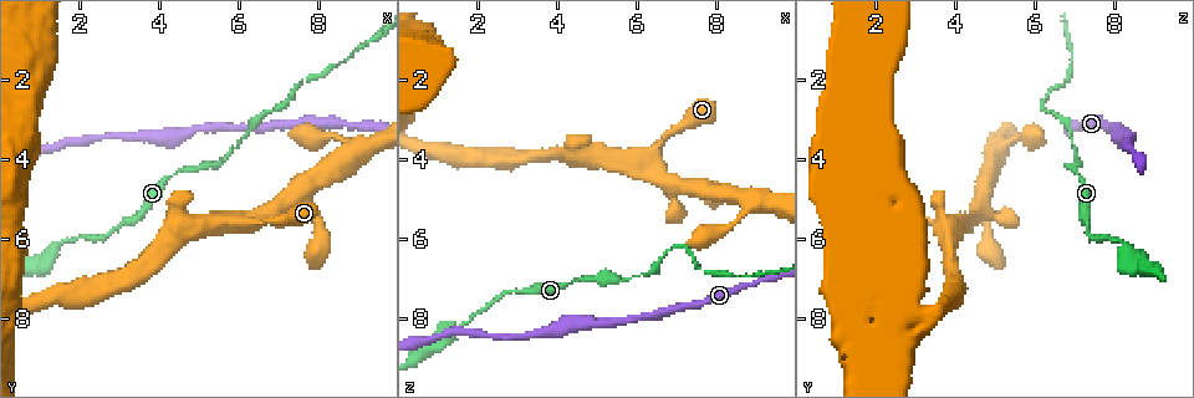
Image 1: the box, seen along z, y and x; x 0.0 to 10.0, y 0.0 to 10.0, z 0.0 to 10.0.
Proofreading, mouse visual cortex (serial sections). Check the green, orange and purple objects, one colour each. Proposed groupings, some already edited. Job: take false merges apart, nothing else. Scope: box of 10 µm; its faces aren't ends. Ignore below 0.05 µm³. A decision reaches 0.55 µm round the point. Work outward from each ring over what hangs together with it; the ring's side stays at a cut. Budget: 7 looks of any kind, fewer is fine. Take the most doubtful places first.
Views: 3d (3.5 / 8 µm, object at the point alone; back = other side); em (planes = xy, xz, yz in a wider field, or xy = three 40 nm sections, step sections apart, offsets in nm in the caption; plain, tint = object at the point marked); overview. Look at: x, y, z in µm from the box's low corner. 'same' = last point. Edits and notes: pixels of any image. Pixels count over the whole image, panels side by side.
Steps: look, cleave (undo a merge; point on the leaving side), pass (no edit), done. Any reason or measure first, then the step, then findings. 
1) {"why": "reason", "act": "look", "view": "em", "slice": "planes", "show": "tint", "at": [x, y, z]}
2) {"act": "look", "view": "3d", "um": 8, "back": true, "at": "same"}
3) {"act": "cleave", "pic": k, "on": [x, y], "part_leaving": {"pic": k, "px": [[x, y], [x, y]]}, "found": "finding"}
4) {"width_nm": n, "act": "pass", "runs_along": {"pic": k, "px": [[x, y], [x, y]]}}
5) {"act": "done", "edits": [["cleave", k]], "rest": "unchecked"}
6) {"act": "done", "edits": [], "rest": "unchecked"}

{"act": "look", "view": "3d", "um": 3.5, "at": [7.65, 2.00, 6.75]}

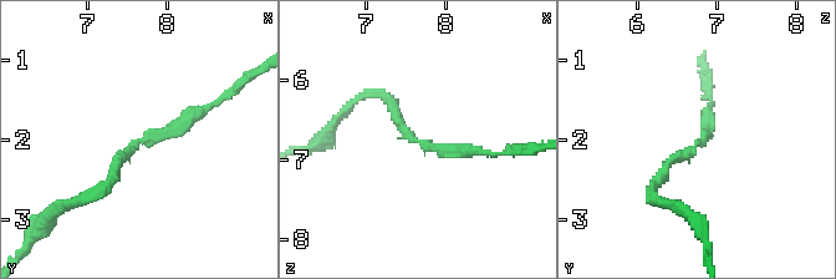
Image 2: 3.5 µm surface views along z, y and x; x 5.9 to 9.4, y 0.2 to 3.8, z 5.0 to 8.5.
{"arm_widths_nm": [150, 200], "why": "shape alone is not enough", "act": "look", "view": "em", "slice": "xy", "step": 1, "show": "tint", "at": [7.65, 2.00, 6.75]}

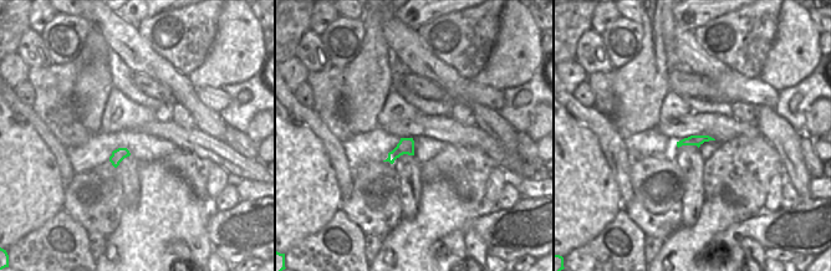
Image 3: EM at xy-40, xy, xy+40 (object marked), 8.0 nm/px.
{"act": "pass", "runs_along": {"pic": 2, "px": [[101, 192], [116, 157], [212, 104]]}, "found": "continuous, no second cell"}

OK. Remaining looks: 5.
{"why": "calibre changes", "act": "look", "view": "3d", "um": 3.5, "at": [6.20, 5.55, 4.05]}

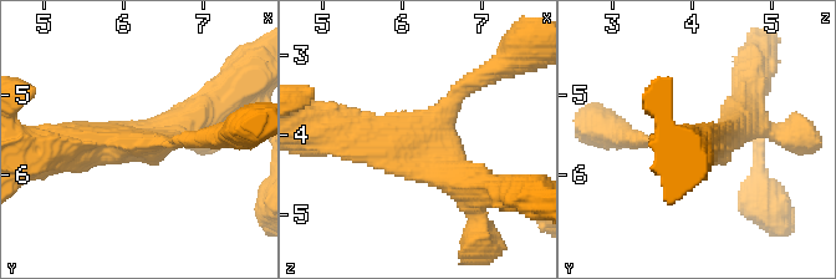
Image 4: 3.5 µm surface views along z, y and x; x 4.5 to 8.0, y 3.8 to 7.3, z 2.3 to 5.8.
{"arms": 3, "arm_widths_nm": [200, 450, 450], "why": "now the EM", "act": "look", "view": "em", "slice": "xy", "step": 3, "show": "tint", "at": [6.25, 5.55, 4.05]}

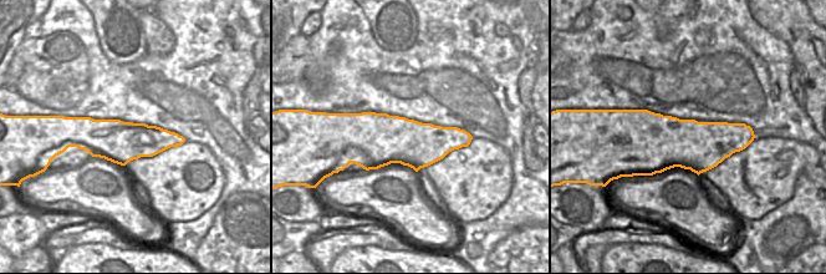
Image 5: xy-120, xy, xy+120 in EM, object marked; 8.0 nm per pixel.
{"act": "pass", "runs_along": {"pic": 4, "px": [[480, 80], [399, 150], [342, 137]]}, "found": "continuous, no second cell"}

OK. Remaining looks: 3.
{"why": "abrupt turn", "act": "look", "view": "3d", "um": 8, "at": [4.35, 5.90, 3.85]}

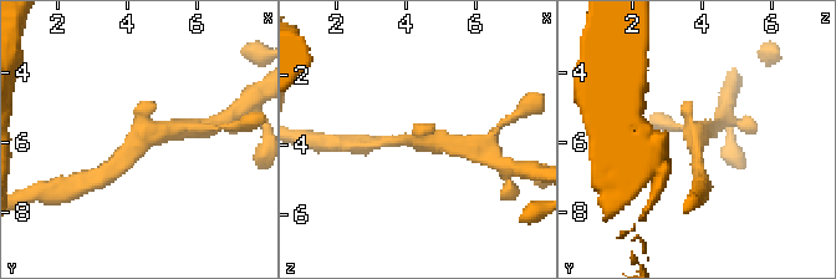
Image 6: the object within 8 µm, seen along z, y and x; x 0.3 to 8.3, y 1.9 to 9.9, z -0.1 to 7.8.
{"why": "need the tissue", "act": "look", "view": "em", "slice": "planes", "show": "tint", "at": "same"}

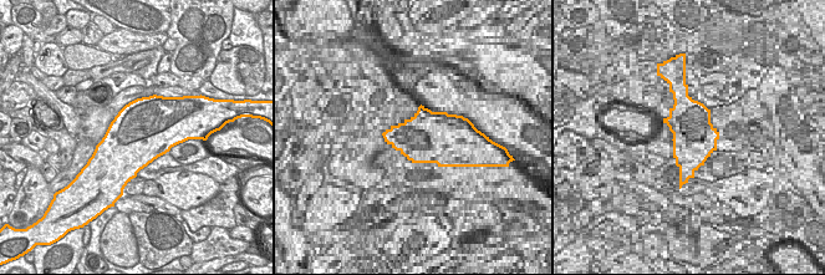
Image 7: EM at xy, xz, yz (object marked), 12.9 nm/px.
{"width_nm": 800, "act": "pass", "runs_along": {"pic": 6, "px": [[184, 127], [151, 133], [122, 158]]}, "found": "one cell here"}

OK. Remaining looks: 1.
{"act": "done", "edits": [], "rest": "unchecked"}

